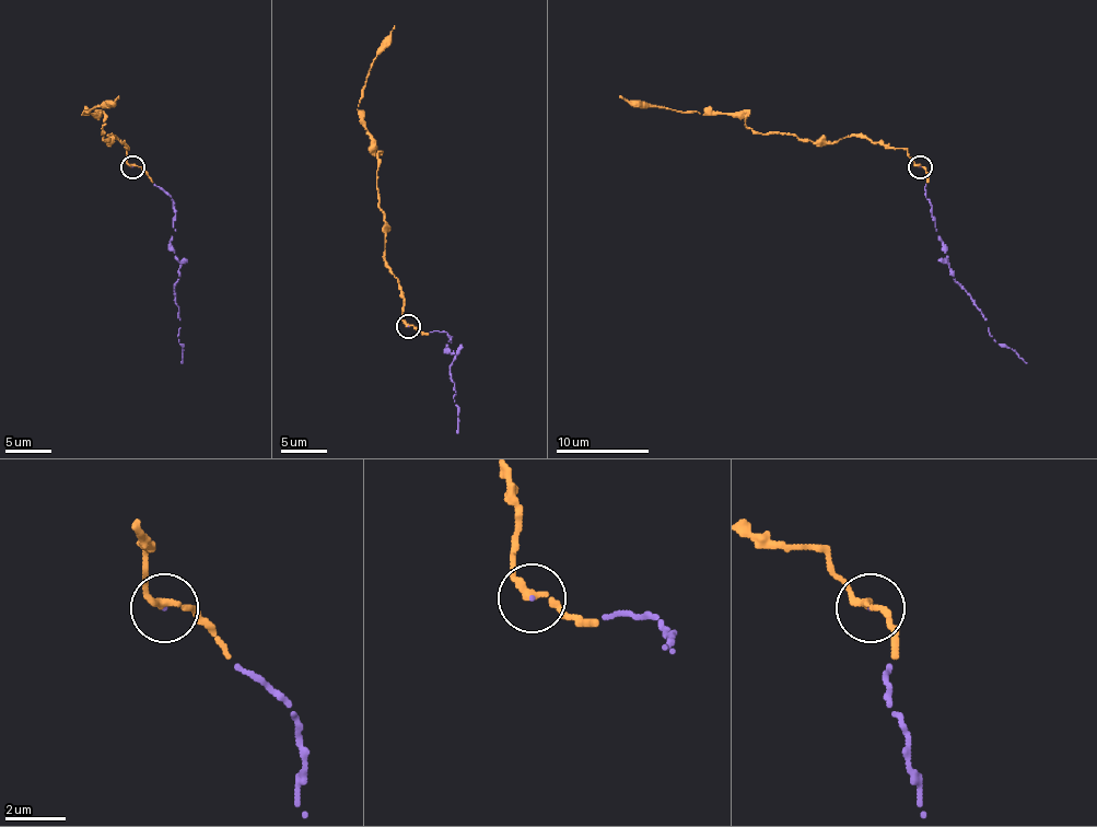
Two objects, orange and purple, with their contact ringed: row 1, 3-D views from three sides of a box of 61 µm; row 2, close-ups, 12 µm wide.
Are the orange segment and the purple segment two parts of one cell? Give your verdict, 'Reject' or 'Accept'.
Accept

